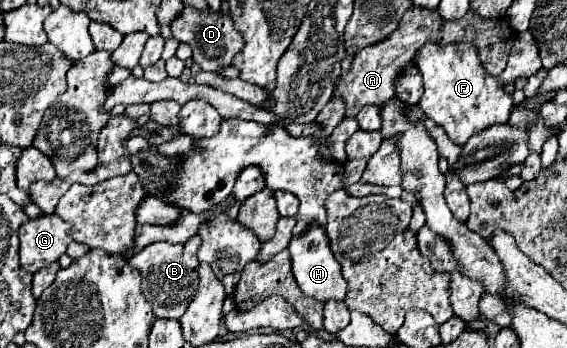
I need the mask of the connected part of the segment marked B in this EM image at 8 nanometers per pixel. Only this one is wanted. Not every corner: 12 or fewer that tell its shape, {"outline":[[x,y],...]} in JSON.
{"outline":[[195,235],[151,243],[129,259],[161,319],[179,319],[195,297]]}

